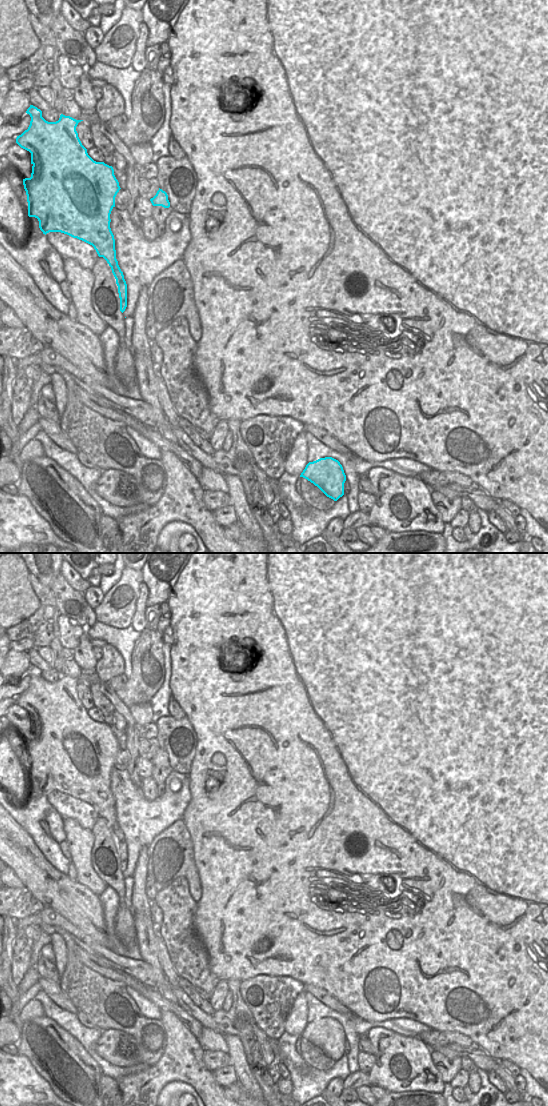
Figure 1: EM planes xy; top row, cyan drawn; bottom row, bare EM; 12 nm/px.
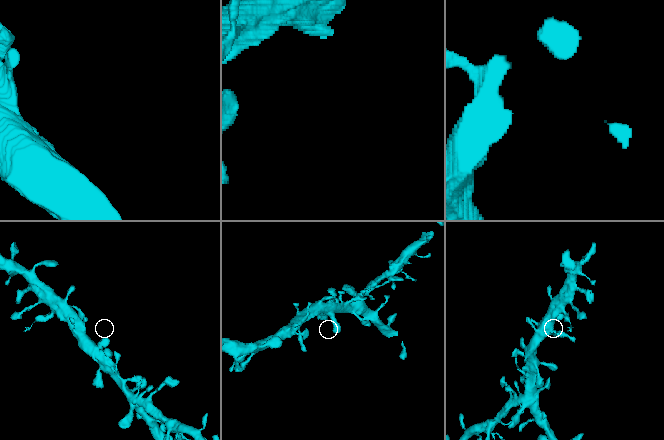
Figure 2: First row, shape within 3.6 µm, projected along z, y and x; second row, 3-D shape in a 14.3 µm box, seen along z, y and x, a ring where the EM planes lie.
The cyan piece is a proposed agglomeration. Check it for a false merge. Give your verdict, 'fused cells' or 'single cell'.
single cell

